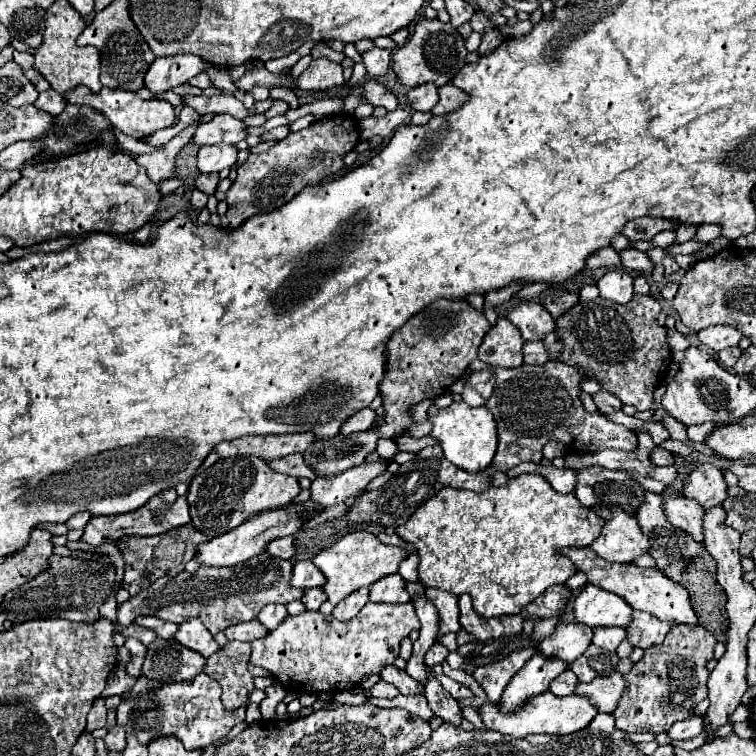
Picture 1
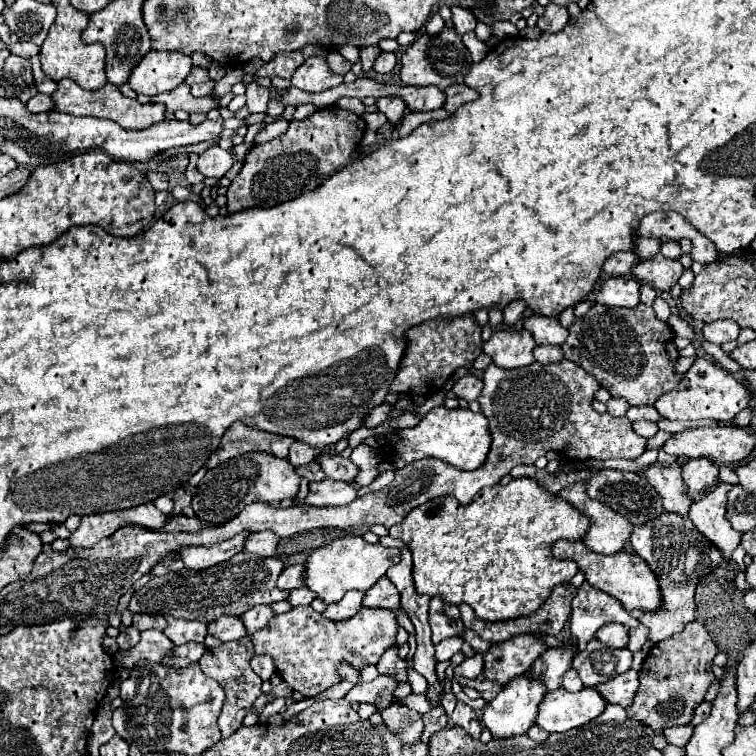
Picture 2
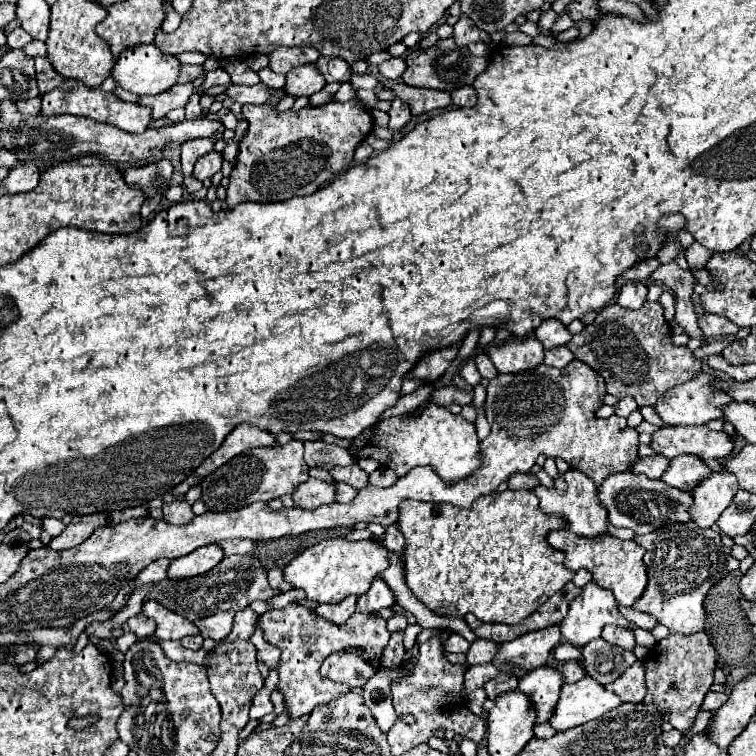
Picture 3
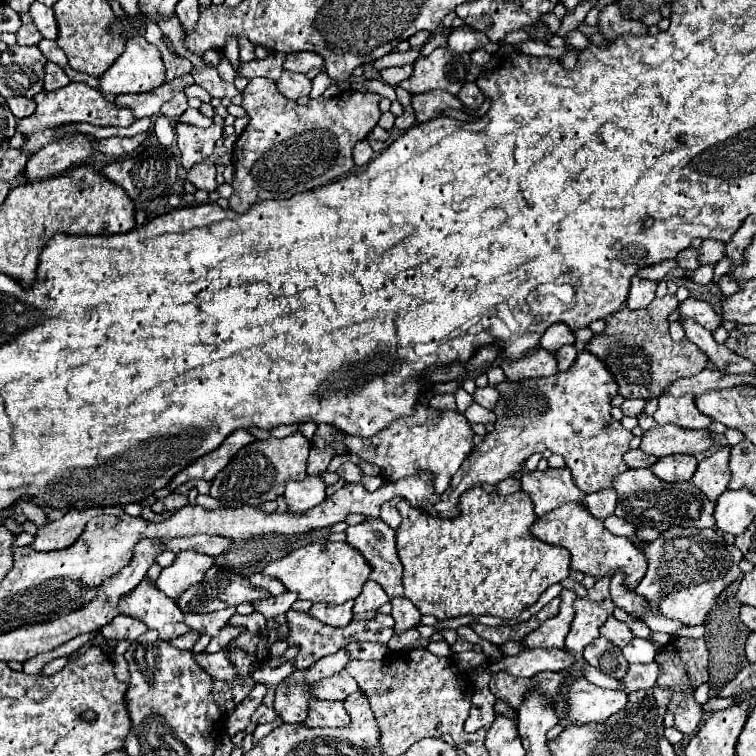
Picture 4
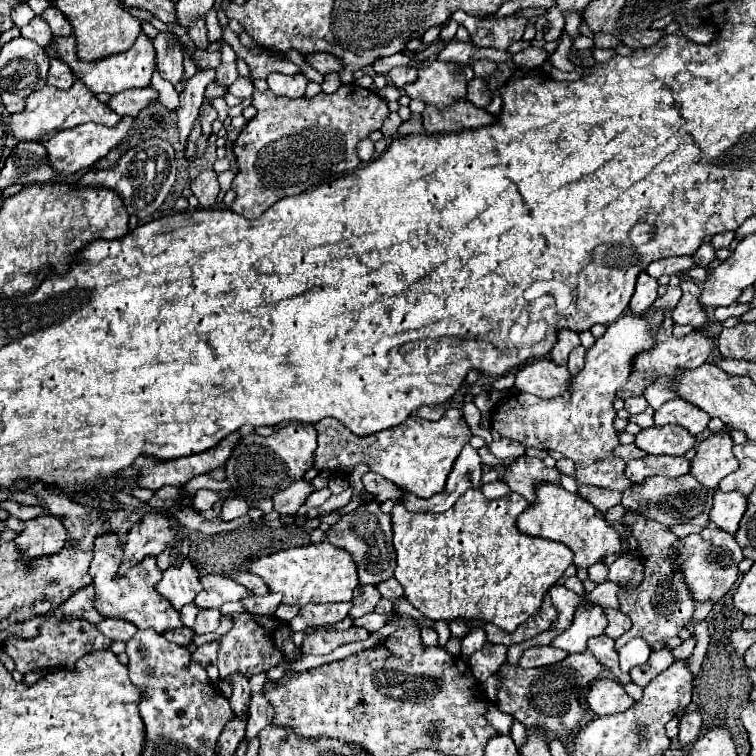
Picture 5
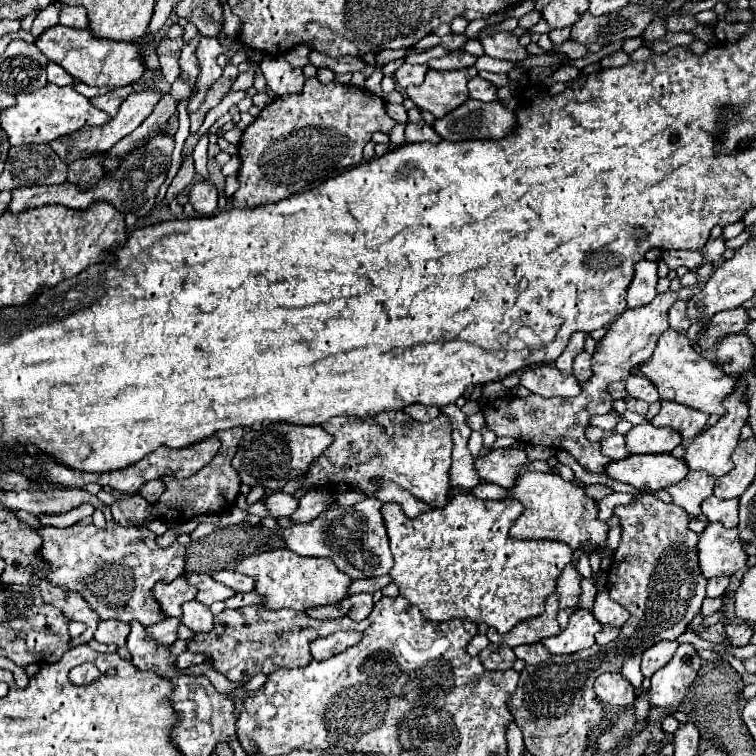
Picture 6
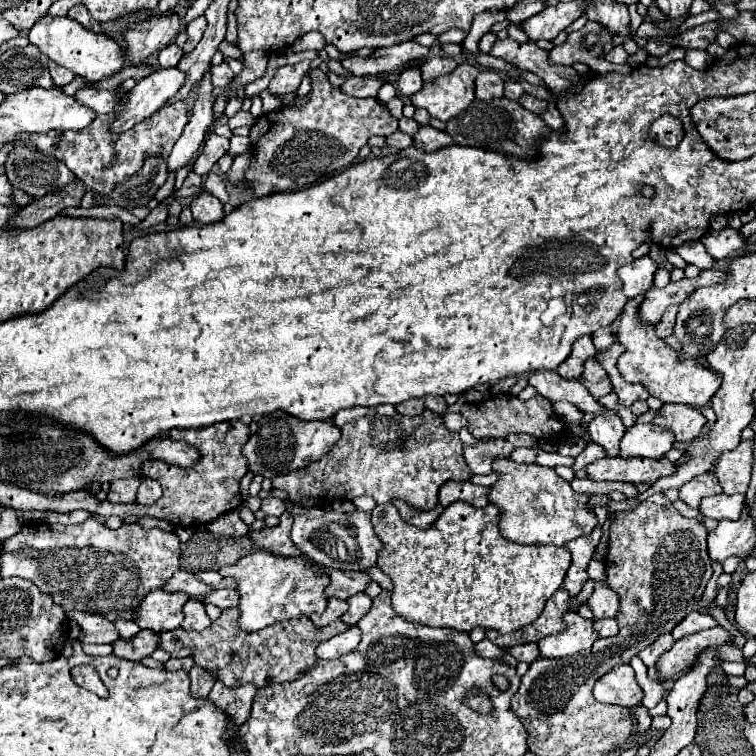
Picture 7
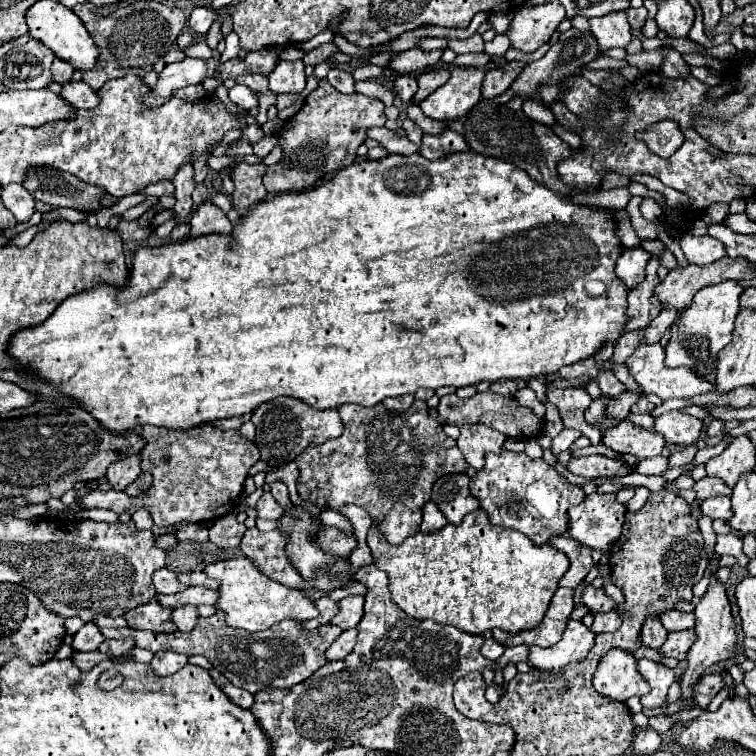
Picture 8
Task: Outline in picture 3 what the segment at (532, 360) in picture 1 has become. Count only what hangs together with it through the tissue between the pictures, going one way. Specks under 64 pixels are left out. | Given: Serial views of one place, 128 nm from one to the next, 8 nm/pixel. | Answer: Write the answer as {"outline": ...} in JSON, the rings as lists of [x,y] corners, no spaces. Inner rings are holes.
{"outline":[[[560,346],[560,348],[552,348],[552,350],[546,350],[544,352],[544,362],[548,366],[554,366],[554,368],[564,368],[570,360],[574,360],[574,354],[568,350],[568,346]]]}

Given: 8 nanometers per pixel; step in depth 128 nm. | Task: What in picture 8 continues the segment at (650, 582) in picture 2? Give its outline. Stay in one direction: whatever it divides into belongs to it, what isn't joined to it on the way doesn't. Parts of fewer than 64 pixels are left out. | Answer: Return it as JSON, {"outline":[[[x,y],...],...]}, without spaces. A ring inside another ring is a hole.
{"outline":[[[488,452],[486,464],[470,480],[470,492],[478,498],[480,508],[488,514],[494,526],[512,528],[526,534],[536,544],[546,544],[550,536],[564,534],[568,526],[566,510],[584,500],[584,490],[566,482],[550,464],[542,458],[530,458],[524,452]]]}

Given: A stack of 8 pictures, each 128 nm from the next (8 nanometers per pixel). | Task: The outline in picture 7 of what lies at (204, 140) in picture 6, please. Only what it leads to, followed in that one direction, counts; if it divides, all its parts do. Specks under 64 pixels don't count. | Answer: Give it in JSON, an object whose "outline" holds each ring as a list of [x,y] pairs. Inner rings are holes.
{"outline":[[[213,172],[207,174],[204,182],[206,191],[216,196],[222,204],[226,204],[229,201],[229,193],[226,189],[226,185],[220,176]]]}

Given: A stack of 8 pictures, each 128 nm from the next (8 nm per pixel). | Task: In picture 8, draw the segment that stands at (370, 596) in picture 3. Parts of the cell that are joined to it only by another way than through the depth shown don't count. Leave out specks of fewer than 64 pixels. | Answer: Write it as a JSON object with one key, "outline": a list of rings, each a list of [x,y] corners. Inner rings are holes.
{"outline":[[[348,596],[338,602],[338,614],[332,618],[332,624],[340,626],[342,630],[356,628],[364,614],[364,596]]]}

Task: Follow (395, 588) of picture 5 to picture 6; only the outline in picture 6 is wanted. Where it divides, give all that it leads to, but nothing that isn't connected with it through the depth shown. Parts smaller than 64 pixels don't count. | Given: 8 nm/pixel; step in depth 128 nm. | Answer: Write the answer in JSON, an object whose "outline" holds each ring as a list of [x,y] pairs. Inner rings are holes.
{"outline":[[[380,576],[380,578],[370,578],[370,580],[352,580],[350,588],[348,588],[348,596],[354,596],[358,592],[376,592],[376,590],[382,590],[392,578],[390,576]]]}

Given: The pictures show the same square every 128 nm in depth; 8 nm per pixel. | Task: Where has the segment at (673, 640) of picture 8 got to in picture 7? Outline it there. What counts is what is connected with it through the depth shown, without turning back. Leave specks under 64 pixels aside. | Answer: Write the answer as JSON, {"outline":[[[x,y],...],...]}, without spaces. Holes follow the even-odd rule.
{"outline":[[[722,626],[710,628],[706,632],[694,632],[694,636],[684,636],[682,640],[676,640],[674,646],[658,658],[656,666],[660,670],[660,676],[676,680],[684,670],[694,664],[696,656],[702,650],[720,646],[728,640],[732,640],[732,636]]]}

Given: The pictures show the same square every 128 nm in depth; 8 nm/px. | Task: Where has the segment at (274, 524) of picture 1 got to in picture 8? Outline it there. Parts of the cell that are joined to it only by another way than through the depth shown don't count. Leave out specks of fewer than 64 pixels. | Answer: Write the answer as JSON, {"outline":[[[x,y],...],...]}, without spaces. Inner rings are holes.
{"outline":[[[150,600],[148,604],[142,604],[134,610],[128,610],[124,618],[128,620],[128,628],[134,630],[152,630],[152,632],[174,632],[176,626],[170,622],[170,608],[162,608],[156,600]]]}

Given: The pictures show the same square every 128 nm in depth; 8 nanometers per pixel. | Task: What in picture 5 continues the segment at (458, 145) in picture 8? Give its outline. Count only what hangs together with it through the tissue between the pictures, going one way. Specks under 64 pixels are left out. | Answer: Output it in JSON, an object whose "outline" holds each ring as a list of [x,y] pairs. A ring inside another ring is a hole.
{"outline":[[[412,114],[410,120],[406,120],[400,130],[400,136],[408,136],[408,134],[424,134],[424,124],[422,124],[422,116],[420,114]]]}

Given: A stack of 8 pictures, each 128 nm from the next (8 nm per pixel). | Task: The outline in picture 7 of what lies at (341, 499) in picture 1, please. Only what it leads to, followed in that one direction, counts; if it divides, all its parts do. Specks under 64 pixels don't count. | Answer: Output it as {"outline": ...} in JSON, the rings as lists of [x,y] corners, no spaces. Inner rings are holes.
{"outline":[[[264,498],[260,510],[262,510],[266,516],[282,516],[286,508],[284,508],[284,502],[282,502],[280,498]]]}

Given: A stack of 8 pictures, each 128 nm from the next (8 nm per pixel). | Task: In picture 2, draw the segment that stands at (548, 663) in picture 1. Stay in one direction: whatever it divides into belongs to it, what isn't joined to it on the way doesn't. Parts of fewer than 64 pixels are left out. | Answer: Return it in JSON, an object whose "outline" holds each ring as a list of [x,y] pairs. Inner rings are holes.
{"outline":[[[526,674],[510,680],[506,684],[506,688],[502,688],[502,692],[486,706],[484,716],[482,716],[482,722],[492,732],[492,738],[506,740],[512,736],[526,736],[528,730],[534,726],[534,720],[538,714],[538,704],[542,702],[544,694],[546,694],[546,688],[538,680],[526,678]]]}

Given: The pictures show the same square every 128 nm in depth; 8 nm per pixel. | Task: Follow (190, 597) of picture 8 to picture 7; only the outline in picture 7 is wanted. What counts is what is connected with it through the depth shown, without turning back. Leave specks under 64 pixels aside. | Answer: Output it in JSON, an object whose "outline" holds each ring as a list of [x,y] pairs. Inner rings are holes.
{"outline":[[[214,590],[210,592],[210,596],[192,596],[194,600],[202,602],[202,604],[214,604],[218,608],[232,608],[238,604],[238,592],[236,590]]]}

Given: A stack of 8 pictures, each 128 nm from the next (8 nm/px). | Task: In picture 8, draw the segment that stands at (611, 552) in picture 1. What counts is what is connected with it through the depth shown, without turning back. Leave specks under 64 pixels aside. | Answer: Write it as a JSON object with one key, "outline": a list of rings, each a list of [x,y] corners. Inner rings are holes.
{"outline":[[[466,424],[460,428],[458,436],[458,448],[464,454],[466,462],[480,470],[484,466],[484,454],[486,452],[500,452],[506,436],[502,436],[498,430],[488,428],[486,424]]]}

